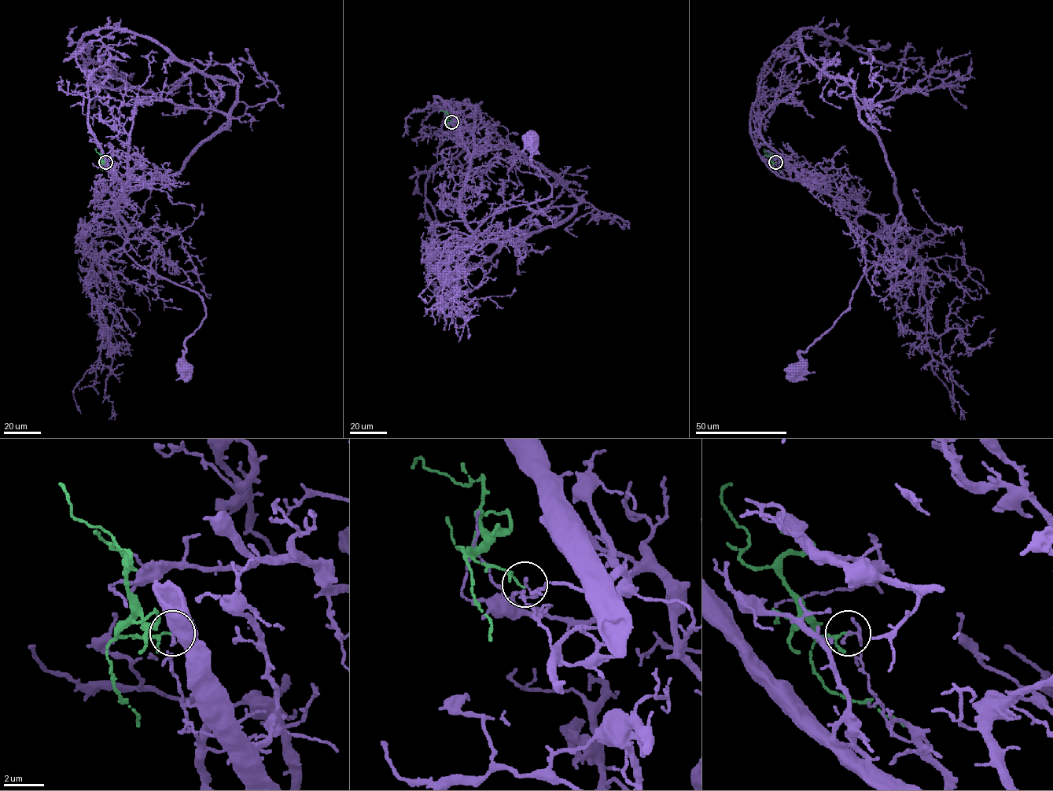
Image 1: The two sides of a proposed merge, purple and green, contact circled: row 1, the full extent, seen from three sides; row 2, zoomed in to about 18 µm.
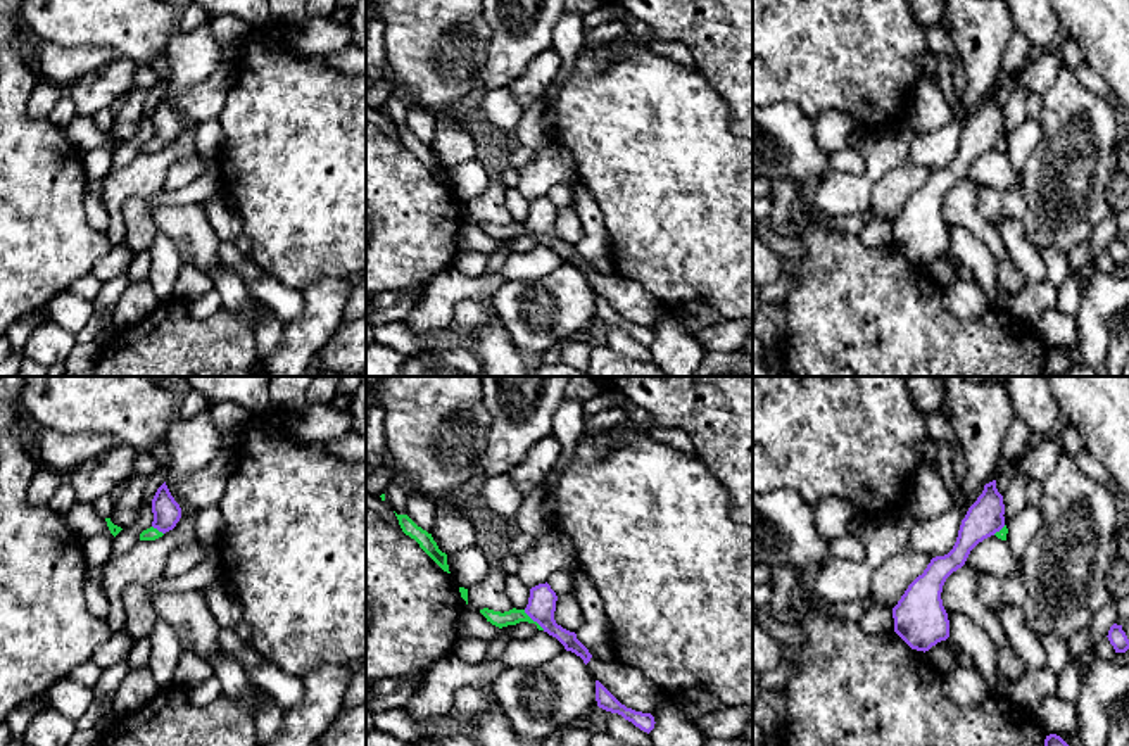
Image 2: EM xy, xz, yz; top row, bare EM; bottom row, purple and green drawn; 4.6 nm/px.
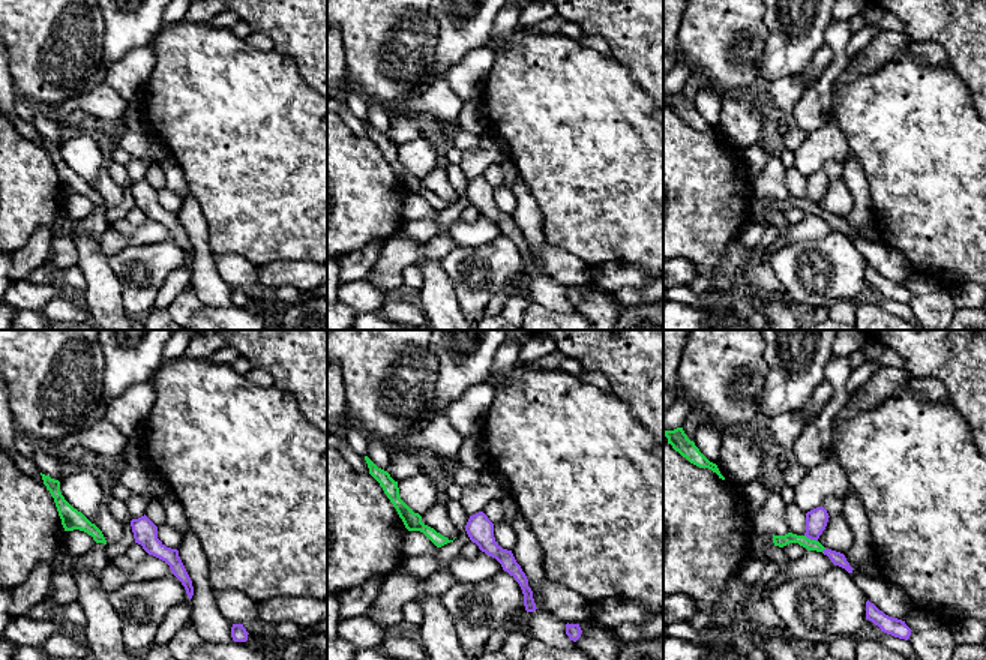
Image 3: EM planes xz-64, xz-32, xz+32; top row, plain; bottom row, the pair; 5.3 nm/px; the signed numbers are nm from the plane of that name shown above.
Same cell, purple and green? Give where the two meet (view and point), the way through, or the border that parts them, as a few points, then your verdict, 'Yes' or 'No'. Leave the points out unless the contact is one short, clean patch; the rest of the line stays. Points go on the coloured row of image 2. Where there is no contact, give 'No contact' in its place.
Touches purple at xz (534, 620). Path across: xz (541, 606), (534, 620), (511, 617). Yes

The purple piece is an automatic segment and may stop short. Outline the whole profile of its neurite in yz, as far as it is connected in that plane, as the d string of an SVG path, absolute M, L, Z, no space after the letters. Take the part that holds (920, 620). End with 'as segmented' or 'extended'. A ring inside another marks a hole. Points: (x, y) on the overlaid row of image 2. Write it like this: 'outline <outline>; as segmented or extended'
outline M993 480L968 508L953 549L932 558L892 608L894 632L911 649L925 653L949 637L949 620L941 599L943 585L953 572L965 565L979 542L991 535L1006 541L1008 528L1003 515L1003 496Z; extended

